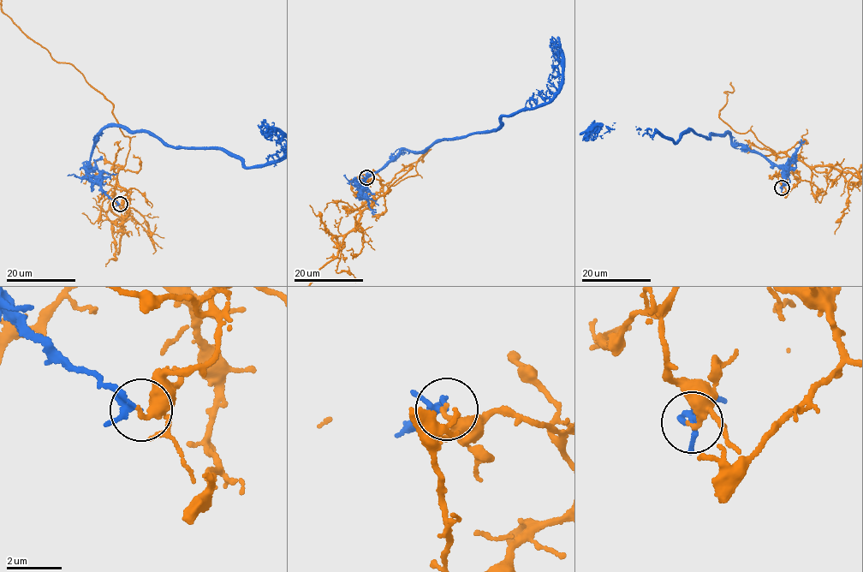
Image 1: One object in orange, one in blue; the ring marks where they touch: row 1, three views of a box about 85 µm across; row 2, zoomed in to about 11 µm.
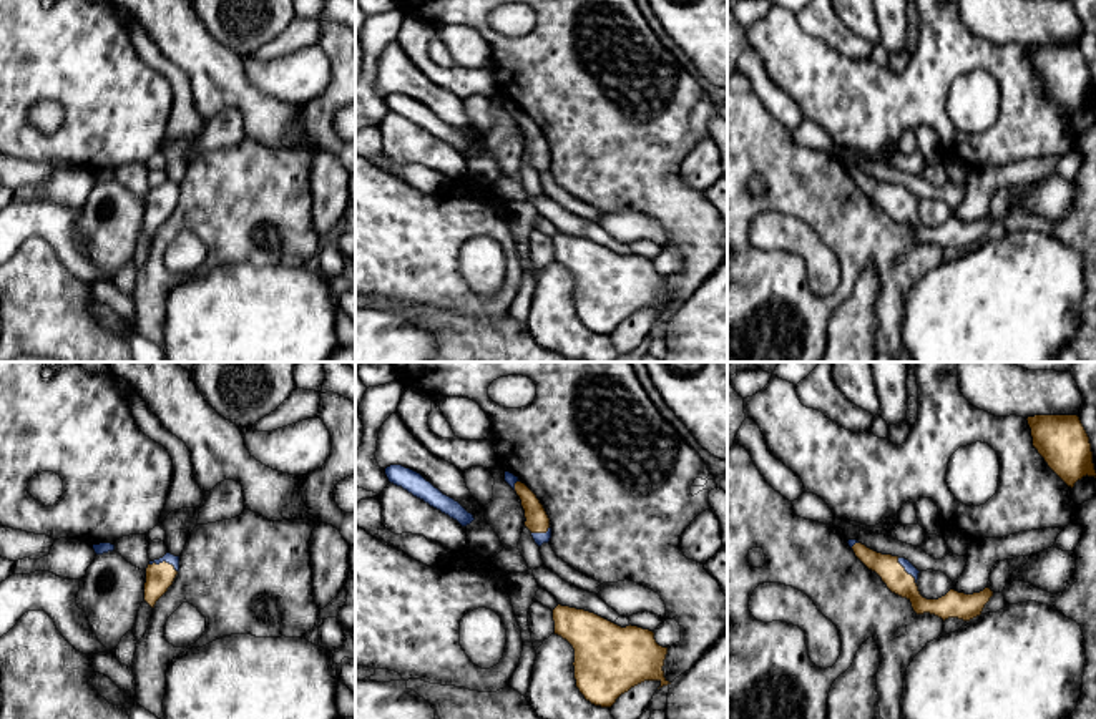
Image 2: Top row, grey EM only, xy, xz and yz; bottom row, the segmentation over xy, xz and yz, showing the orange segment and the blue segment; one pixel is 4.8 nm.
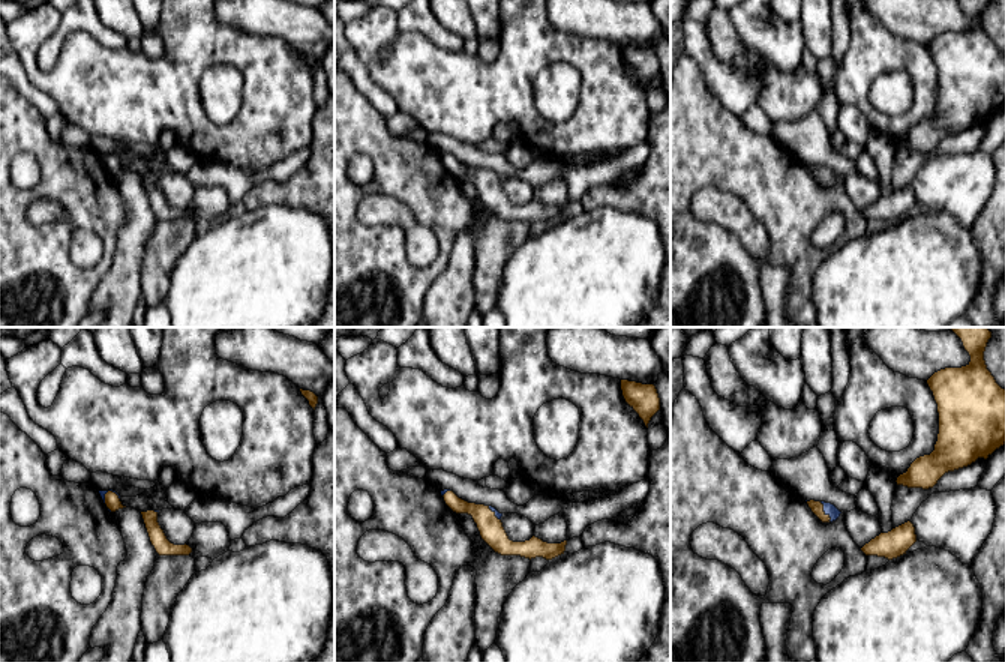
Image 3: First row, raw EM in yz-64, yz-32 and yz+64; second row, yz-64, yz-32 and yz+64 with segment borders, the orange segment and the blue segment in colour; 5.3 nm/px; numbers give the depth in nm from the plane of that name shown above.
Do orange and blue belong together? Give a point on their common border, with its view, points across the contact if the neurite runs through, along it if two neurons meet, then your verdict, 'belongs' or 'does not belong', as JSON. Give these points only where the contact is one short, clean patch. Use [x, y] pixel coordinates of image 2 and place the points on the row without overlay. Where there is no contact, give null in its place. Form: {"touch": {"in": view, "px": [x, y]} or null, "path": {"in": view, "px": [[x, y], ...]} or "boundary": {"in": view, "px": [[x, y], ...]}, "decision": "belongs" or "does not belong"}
{"touch": {"in": "xy", "px": [165, 190]}, "decision": "does not belong"}

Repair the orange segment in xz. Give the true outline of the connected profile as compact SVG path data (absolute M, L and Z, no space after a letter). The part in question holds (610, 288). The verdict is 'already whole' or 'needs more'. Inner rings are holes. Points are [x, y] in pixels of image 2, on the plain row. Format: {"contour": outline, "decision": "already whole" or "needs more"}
{"contour": "M558 232L553 237L555 262L566 267L575 277L576 315L594 334L611 335L616 327L644 309L671 312L664 306L668 276L656 271L654 261L638 254L621 256L594 241Z", "decision": "already whole"}

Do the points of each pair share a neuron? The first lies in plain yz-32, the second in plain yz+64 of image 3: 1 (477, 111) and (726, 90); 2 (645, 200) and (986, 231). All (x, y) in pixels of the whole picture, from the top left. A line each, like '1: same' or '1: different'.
1: different
2: same

